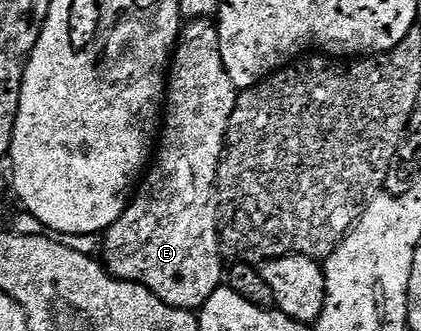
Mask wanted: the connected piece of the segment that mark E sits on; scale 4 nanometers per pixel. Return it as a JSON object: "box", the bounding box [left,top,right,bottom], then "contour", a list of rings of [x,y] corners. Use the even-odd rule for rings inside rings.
{"box":[99,18,238,313],"contour":[[[212,18],[188,20],[182,26],[181,35],[177,39],[177,46],[174,47],[171,56],[170,70],[166,82],[166,101],[163,105],[161,128],[155,149],[155,160],[138,184],[129,208],[121,214],[119,221],[115,221],[115,225],[111,225],[108,231],[104,232],[103,242],[99,247],[100,258],[103,260],[103,266],[109,274],[128,283],[143,285],[151,293],[155,293],[155,297],[159,297],[159,301],[163,301],[175,309],[183,309],[194,313],[200,312],[206,301],[211,297],[211,293],[216,291],[223,283],[223,267],[221,271],[223,256],[221,254],[220,237],[220,200],[216,196],[216,184],[218,167],[221,164],[225,147],[226,129],[229,127],[231,113],[234,112],[234,107],[237,104],[237,97],[238,92],[227,75],[226,66],[223,65],[223,57],[219,53],[219,33],[217,32],[216,22]]]}

